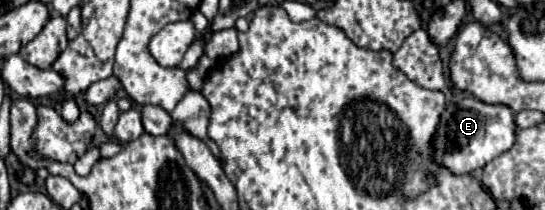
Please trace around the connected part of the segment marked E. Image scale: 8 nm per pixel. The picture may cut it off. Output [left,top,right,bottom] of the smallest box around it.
[433,98,517,174]

